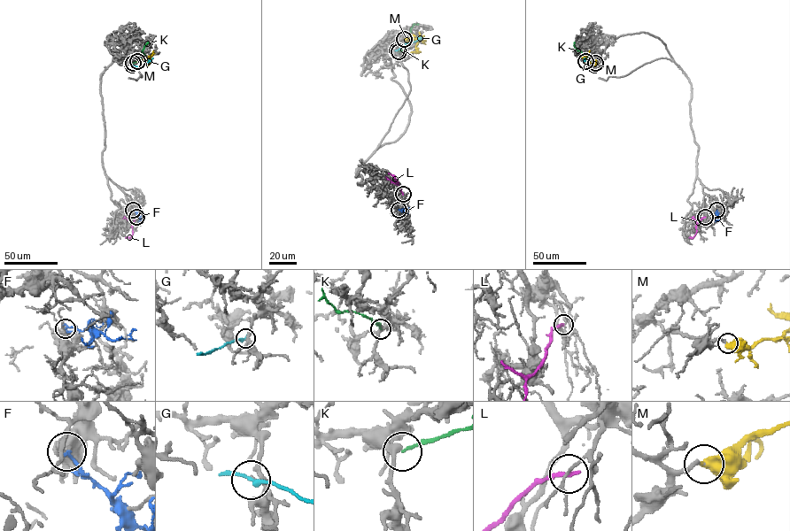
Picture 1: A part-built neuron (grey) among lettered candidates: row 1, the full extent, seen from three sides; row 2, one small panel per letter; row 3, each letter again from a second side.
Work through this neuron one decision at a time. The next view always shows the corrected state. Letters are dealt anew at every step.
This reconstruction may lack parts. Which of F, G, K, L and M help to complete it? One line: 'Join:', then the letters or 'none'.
Join: M

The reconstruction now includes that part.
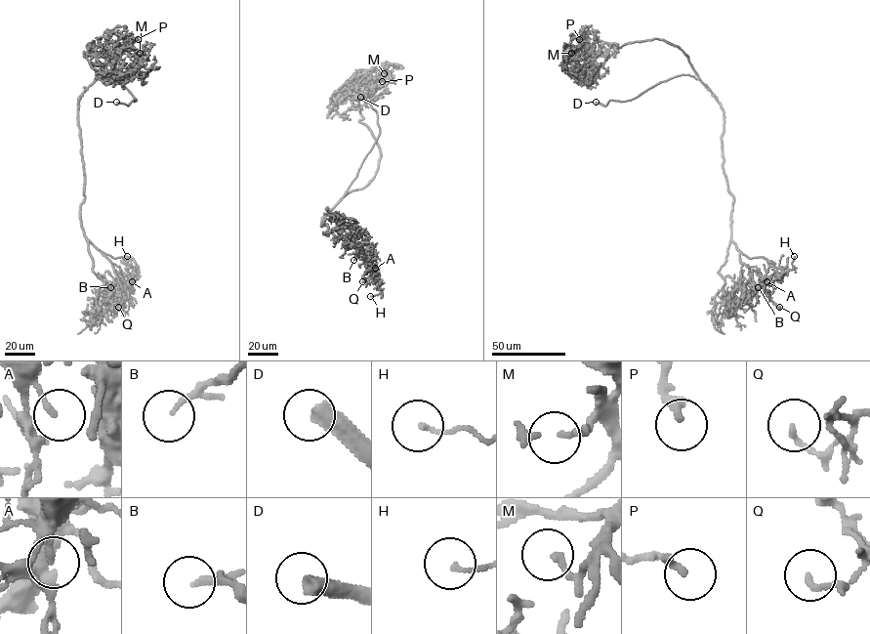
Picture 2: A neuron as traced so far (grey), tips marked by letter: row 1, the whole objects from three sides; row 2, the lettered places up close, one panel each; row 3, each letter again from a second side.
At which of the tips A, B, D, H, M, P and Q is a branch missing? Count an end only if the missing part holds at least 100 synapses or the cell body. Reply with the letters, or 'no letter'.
D

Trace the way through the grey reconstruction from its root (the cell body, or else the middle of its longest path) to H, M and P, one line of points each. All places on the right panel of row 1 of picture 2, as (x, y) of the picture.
H: (703, 83), (724, 112), (731, 239), (743, 254), (763, 257), (784, 272), (793, 268), (794, 256)
M: (703, 83), (686, 55), (662, 40), (619, 47), (612, 43), (597, 70), (569, 74), (563, 63), (571, 53)
P: (703, 83), (686, 55), (668, 42), (612, 43), (594, 70), (586, 34), (573, 38), (579, 39)

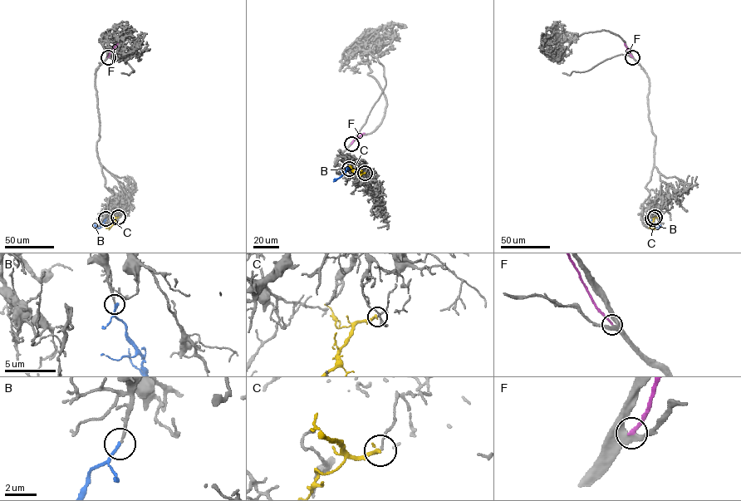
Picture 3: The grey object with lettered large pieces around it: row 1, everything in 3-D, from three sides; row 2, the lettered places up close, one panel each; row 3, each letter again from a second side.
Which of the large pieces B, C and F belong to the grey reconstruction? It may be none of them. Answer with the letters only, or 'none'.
B

